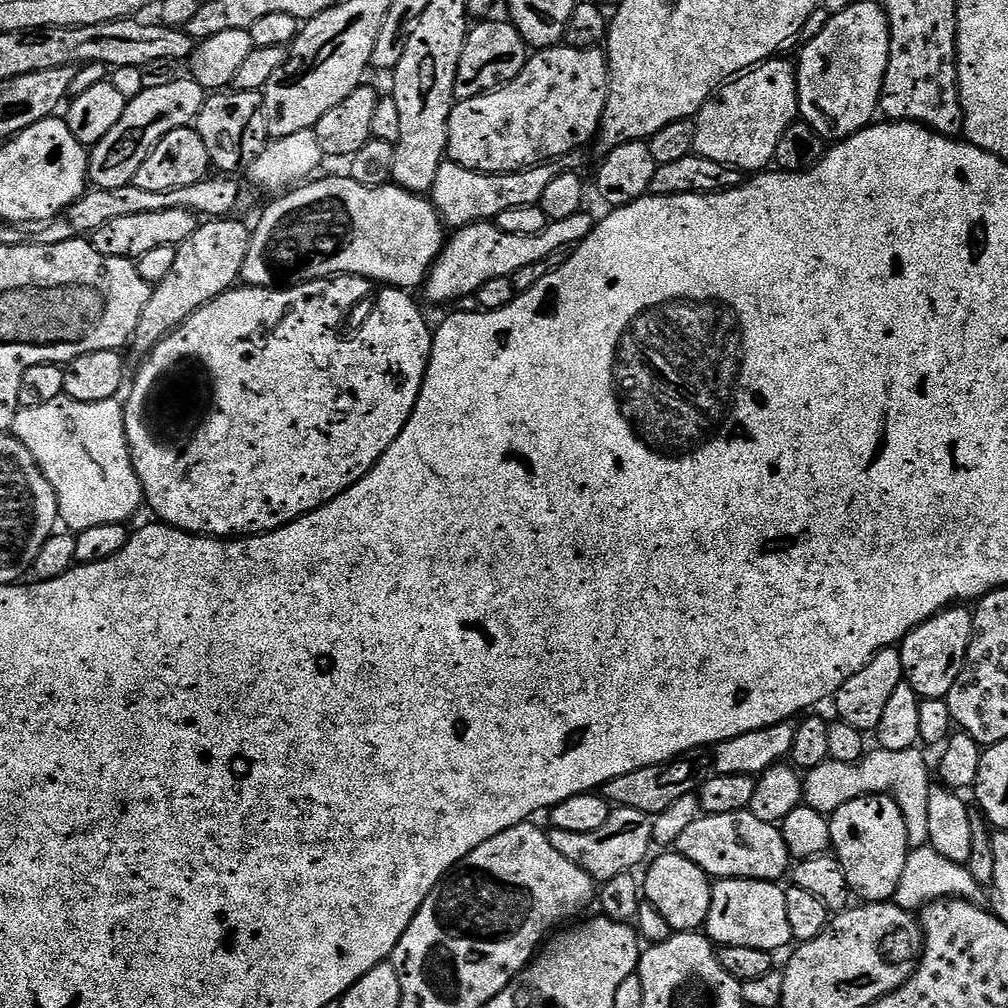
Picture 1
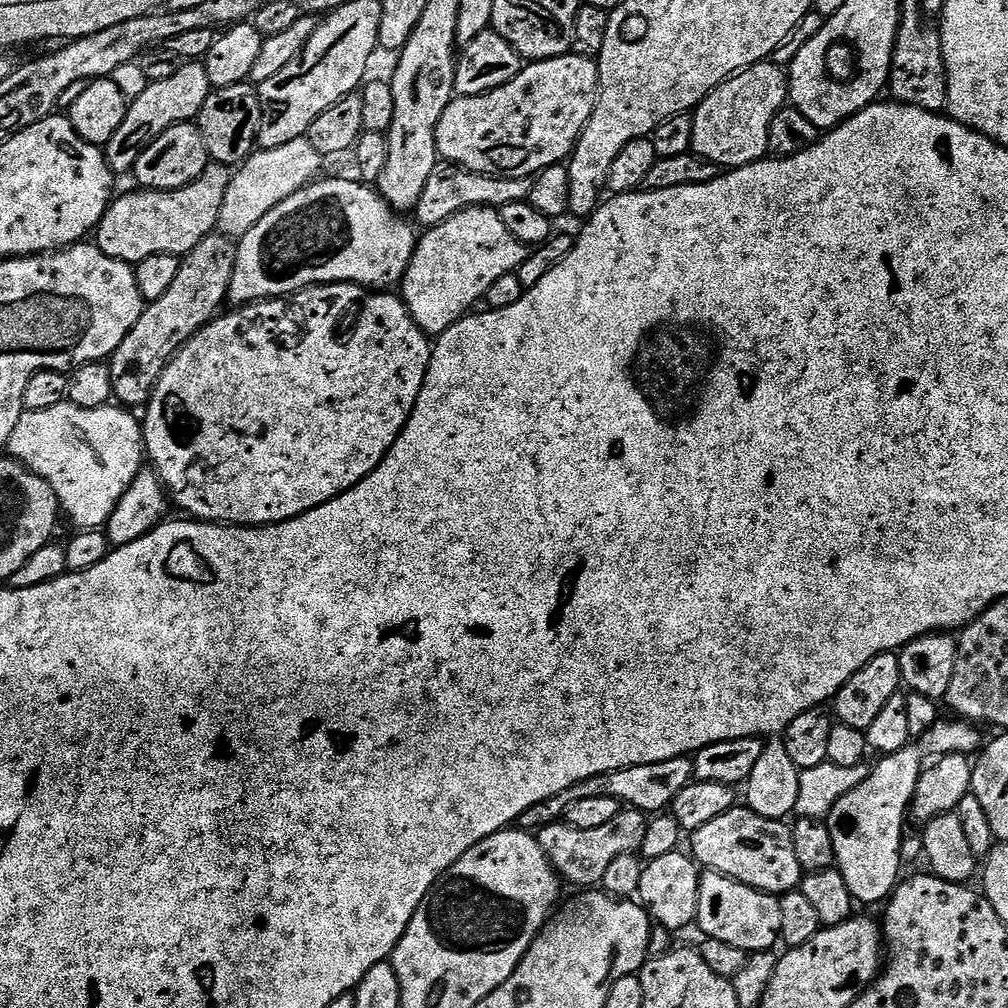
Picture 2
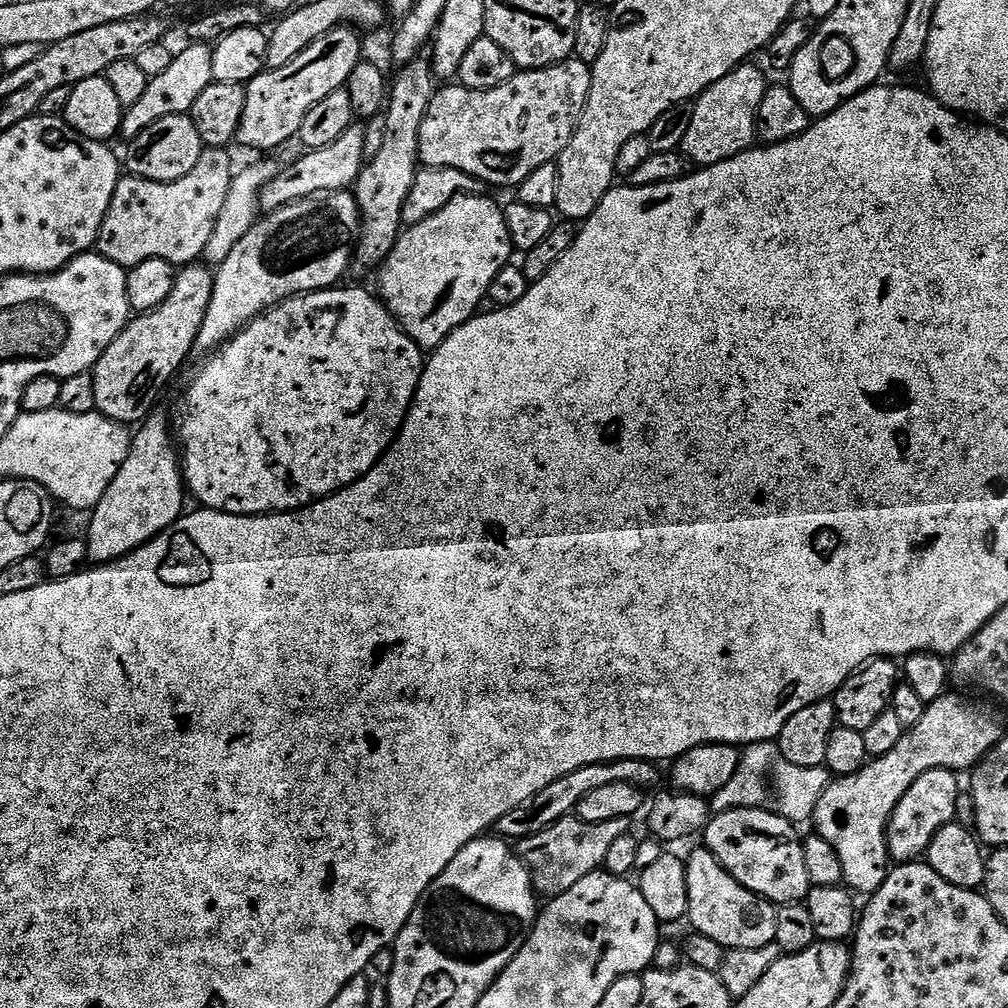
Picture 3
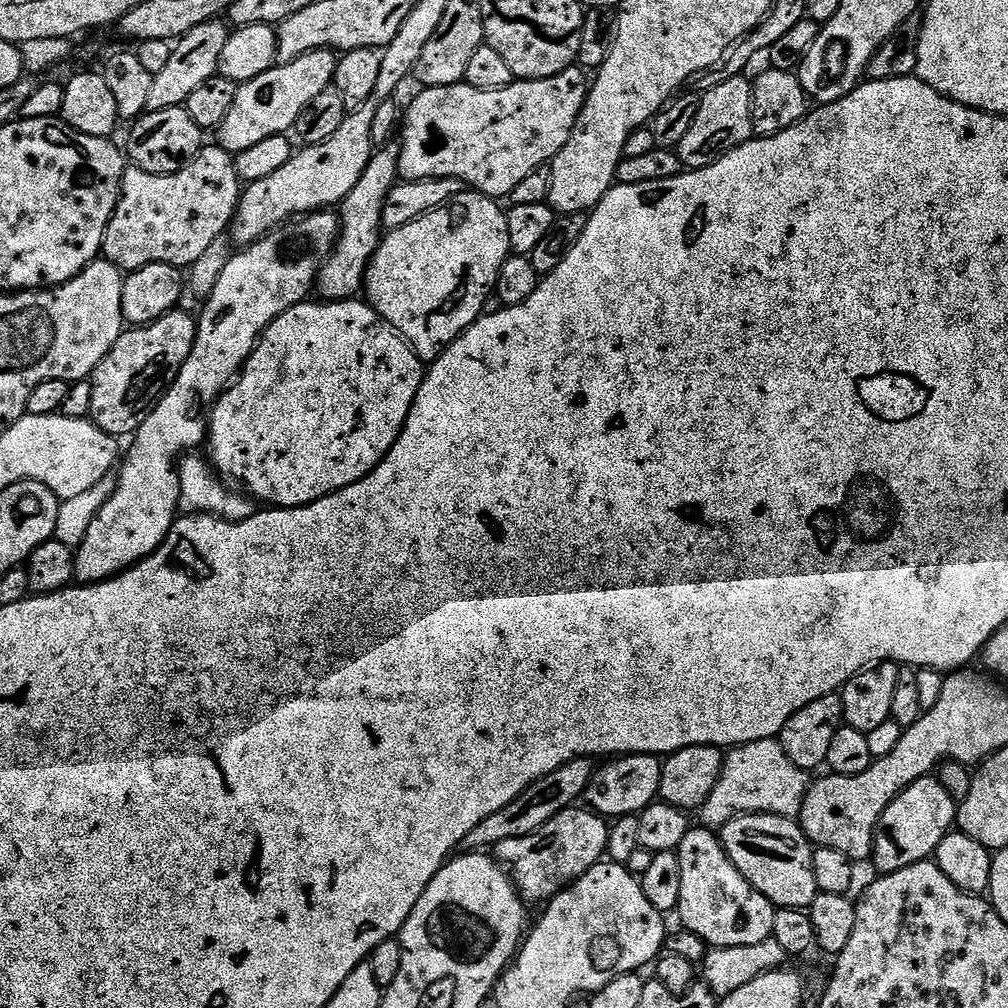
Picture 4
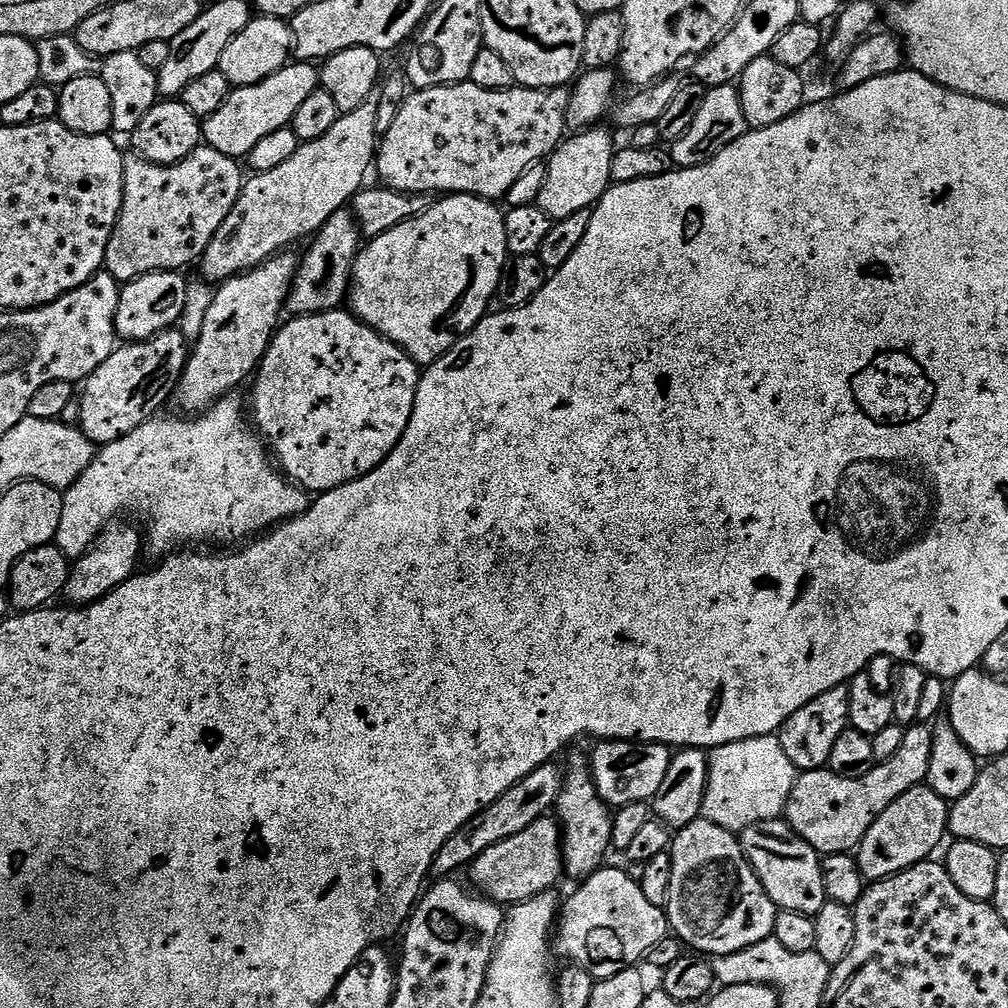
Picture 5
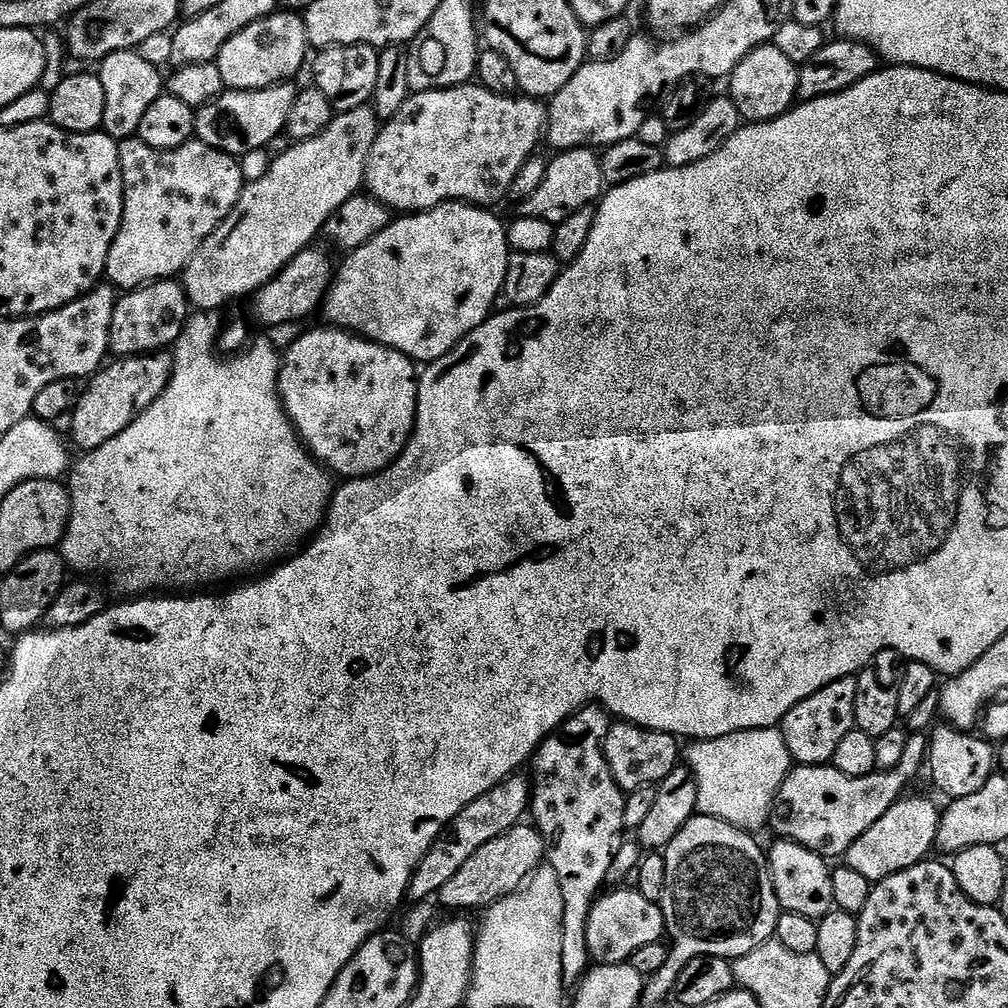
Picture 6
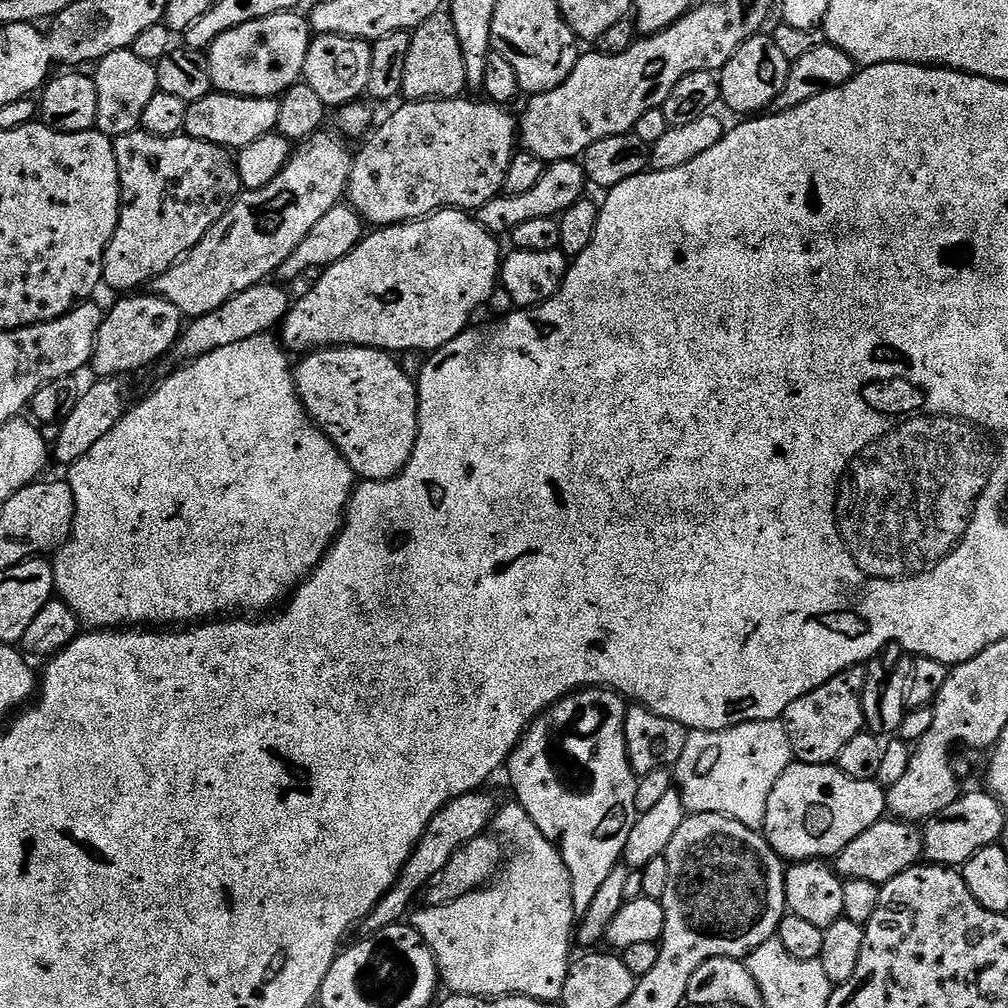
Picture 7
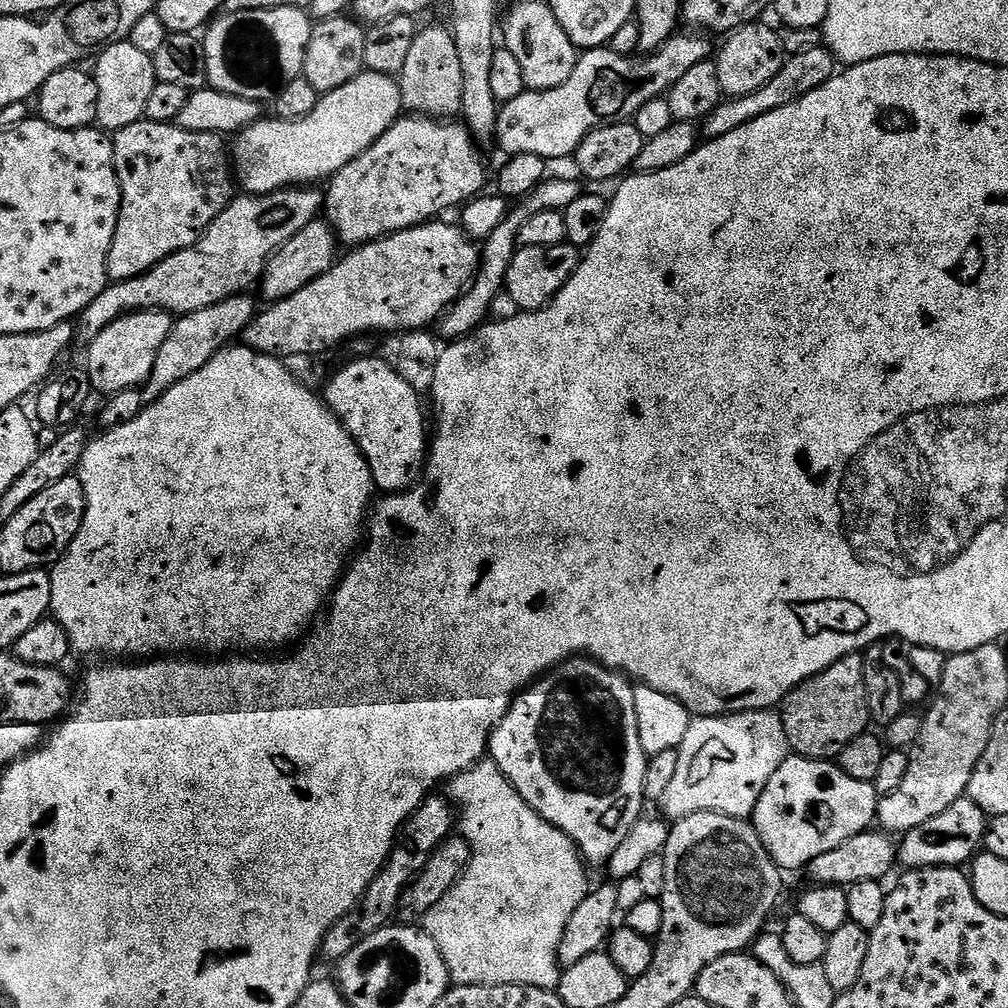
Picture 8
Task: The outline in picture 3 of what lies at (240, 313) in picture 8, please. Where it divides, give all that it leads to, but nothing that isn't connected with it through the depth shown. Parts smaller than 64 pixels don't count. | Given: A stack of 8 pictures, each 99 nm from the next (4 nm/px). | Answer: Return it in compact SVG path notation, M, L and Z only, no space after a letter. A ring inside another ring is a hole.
M419 58L403 65L390 84L390 95L383 113L386 118L386 138L378 154L372 156L360 170L360 176L354 185L354 195L360 206L360 238L356 243L354 257L355 271L368 272L379 269L387 260L398 242L405 227L402 208L406 206L406 196L416 181L416 174L421 167L420 131L422 118L432 97L438 91L438 81L431 63Z

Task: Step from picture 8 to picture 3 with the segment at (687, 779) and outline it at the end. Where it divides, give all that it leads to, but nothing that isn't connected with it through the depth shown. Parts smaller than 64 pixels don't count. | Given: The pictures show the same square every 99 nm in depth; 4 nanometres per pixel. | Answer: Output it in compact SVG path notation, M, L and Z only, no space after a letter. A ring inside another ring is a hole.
M779 743L749 744L743 749L738 770L734 778L722 786L716 795L711 797L710 805L713 813L729 812L735 808L762 808L771 798L772 792L776 795L775 807L781 816L791 824L803 826L811 821L816 814L818 800L827 790L830 783L830 773L827 767L794 766L794 762L786 762L780 752Z

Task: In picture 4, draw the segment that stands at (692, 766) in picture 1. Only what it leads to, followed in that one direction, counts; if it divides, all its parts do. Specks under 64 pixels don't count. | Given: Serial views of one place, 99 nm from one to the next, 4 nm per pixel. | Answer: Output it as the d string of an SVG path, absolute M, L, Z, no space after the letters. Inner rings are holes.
M579 756L577 760L566 762L566 766L538 778L538 782L522 790L522 794L518 794L518 798L514 798L510 806L502 806L502 810L490 814L490 818L482 818L482 822L478 822L478 826L474 826L470 834L466 834L463 851L484 852L495 849L496 844L506 842L506 838L522 838L526 834L534 834L542 826L546 826L546 822L550 822L554 814L573 807L583 797L596 770L597 765L589 757Z

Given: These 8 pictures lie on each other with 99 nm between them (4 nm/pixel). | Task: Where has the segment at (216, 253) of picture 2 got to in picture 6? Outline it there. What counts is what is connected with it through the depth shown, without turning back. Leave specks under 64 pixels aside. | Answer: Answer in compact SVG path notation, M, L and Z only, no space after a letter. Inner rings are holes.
M167 351L126 356L111 362L112 365L101 367L87 381L88 389L79 393L76 407L71 411L74 430L70 440L80 447L81 453L93 452L98 446L110 442L110 438L122 434L138 414L145 412L160 397L172 377L172 358Z

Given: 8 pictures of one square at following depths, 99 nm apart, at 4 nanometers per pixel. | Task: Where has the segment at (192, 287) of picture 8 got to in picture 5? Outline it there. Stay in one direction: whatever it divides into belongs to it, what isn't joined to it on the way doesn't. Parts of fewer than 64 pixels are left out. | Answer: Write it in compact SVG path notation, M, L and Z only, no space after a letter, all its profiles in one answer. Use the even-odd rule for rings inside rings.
M378 86L370 92L370 98L366 98L366 102L358 106L358 110L343 113L340 120L334 122L331 130L322 134L322 138L301 143L300 149L293 156L286 157L281 164L258 173L253 180L251 177L245 183L238 202L234 202L234 210L226 214L226 222L218 226L218 234L214 234L210 246L199 261L198 268L204 271L202 276L205 281L223 282L242 272L249 272L292 246L299 236L311 237L320 231L320 227L330 218L330 214L345 207L352 197L365 187L367 180L364 179L367 178L368 172L370 176L370 169L373 167L378 151L376 115L381 98L382 90Z

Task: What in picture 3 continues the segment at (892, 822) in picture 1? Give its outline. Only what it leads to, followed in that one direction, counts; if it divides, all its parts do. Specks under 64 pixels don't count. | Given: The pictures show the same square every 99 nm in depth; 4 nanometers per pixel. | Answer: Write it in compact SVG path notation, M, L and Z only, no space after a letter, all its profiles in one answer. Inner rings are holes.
M942 695L927 705L922 722L907 729L902 742L898 742L890 754L869 759L868 765L858 774L833 779L818 800L815 835L826 838L826 842L838 850L847 887L853 893L871 894L886 882L890 871L888 823L894 814L894 806L902 802L902 794L906 794L926 770L975 769L1000 740L1002 729L990 713L983 712L964 696L952 695Z

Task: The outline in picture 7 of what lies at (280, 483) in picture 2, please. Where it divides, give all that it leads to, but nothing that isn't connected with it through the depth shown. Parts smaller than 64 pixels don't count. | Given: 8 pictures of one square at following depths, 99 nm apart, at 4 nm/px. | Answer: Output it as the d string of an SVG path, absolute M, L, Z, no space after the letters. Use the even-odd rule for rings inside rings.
M349 346L346 348L321 348L318 352L307 353L301 360L304 361L300 365L297 363L294 368L296 394L300 397L301 402L303 402L305 410L308 411L308 417L312 419L312 423L332 439L334 446L344 455L346 462L361 481L388 480L391 476L397 476L410 462L410 458L412 457L412 451L418 438L418 410L420 409L420 394L417 381L413 377L411 380L400 369L400 364L396 361L399 359L387 352L380 352L377 348L354 348Z

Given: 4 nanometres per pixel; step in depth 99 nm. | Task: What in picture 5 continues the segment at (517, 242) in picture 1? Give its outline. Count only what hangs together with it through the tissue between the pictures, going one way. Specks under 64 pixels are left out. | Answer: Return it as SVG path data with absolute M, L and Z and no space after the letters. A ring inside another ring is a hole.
M448 194L437 199L433 208L426 210L421 216L416 216L413 220L407 220L398 226L394 226L394 230L386 230L386 234L371 237L361 247L352 267L352 283L348 285L347 299L352 315L357 316L362 323L374 329L378 335L384 336L390 342L398 345L417 366L427 366L434 363L438 358L442 358L482 317L489 315L490 309L493 307L493 305L491 306L492 300L494 304L494 297L500 291L500 279L504 273L504 265L508 263L510 257L506 246L504 212L501 209L496 209L496 207L497 205L493 201L483 200L481 196Z

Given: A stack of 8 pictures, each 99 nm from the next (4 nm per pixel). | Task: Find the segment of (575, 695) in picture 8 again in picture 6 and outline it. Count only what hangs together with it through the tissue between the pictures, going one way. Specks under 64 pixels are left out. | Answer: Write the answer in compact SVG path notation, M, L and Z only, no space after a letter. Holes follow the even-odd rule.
M602 707L581 708L536 749L534 757L537 776L534 776L530 816L546 841L547 863L554 870L554 874L558 874L558 880L562 882L564 898L562 978L568 986L578 985L593 963L587 942L588 919L592 905L596 903L598 893L601 891L599 888L608 880L614 856L626 841L624 826L626 794L618 786L604 753L604 743L613 723L613 717Z

